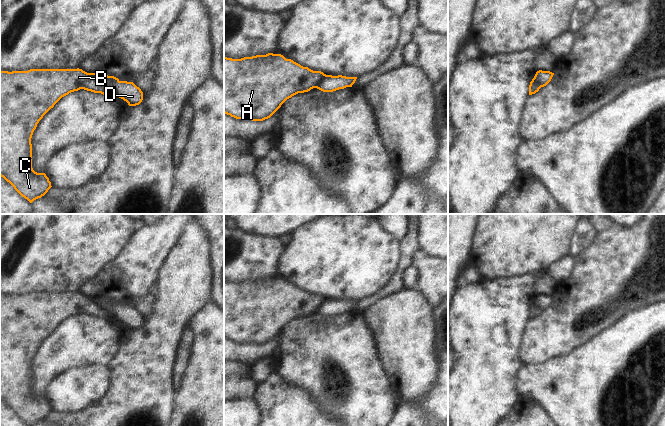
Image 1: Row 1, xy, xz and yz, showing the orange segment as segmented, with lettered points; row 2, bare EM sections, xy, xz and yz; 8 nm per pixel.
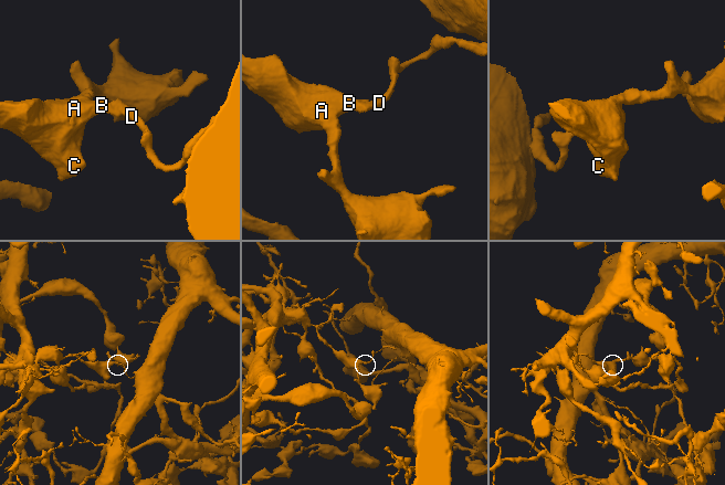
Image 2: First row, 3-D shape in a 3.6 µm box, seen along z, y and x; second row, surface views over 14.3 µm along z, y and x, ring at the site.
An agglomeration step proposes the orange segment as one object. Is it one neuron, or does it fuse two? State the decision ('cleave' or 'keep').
cleave

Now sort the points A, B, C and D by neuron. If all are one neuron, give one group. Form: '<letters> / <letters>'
A B C / D

